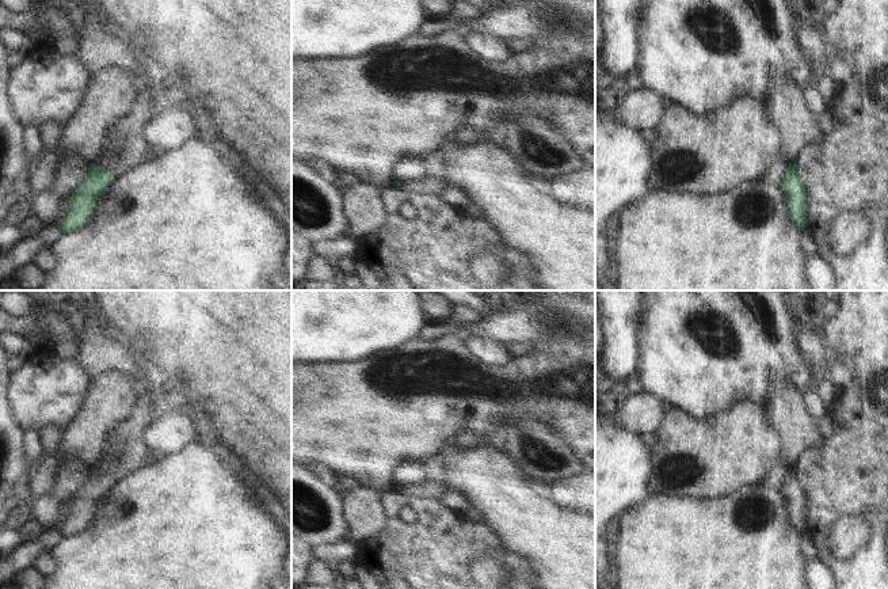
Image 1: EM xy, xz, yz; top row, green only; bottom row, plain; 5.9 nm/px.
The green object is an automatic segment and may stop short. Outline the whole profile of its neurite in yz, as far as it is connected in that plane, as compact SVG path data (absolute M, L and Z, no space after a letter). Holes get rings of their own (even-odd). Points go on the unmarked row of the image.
M789 467L788 475L782 482L780 491L788 504L789 518L793 527L799 531L800 535L803 535L807 529L809 529L809 527L805 514L807 495L799 480L797 467Z

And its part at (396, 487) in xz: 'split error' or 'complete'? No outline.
split error

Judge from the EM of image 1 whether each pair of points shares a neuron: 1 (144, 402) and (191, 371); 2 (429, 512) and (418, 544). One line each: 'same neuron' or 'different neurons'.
1: different neurons
2: same neuron

